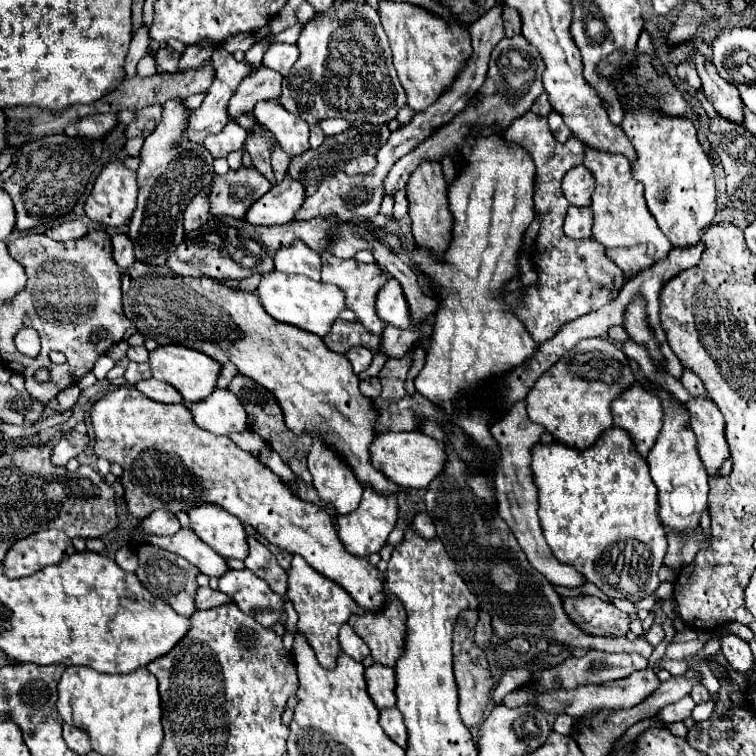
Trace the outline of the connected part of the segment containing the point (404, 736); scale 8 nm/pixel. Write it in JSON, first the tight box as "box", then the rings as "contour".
{"box":[380,707,408,749],"contour":[[[394,707],[394,709],[380,709],[380,725],[386,731],[386,735],[398,743],[402,749],[406,749],[408,745],[408,731],[406,725],[402,721],[402,713]]]}

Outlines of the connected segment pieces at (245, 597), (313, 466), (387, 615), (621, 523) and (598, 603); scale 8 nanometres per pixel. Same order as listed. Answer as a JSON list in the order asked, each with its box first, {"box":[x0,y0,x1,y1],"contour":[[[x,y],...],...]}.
[{"box":[220,569,286,629],"contour":[[[230,569],[230,573],[220,577],[220,591],[230,595],[240,611],[254,617],[260,625],[266,625],[268,629],[280,623],[280,617],[286,611],[284,597],[272,593],[268,583],[248,569]]]},{"box":[308,441,364,515],"contour":[[[314,441],[308,455],[308,469],[314,477],[314,487],[324,505],[332,507],[336,515],[358,509],[364,487],[358,483],[348,465],[344,465],[334,451],[320,441]]]},{"box":[348,595,406,667],"contour":[[[390,595],[382,613],[364,613],[352,617],[348,623],[370,647],[376,663],[396,667],[406,641],[406,611],[398,597]]]},{"box":[532,427,666,601],"contour":[[[612,427],[590,449],[572,449],[564,443],[532,447],[532,473],[538,485],[538,517],[546,543],[560,563],[576,567],[590,583],[608,597],[640,601],[658,585],[658,569],[666,555],[666,531],[656,517],[656,487],[648,473],[646,459],[636,453],[636,445],[626,429]]]},{"box":[562,597,630,637],"contour":[[[562,597],[562,605],[574,625],[588,635],[624,637],[630,631],[630,617],[598,597]]]}]

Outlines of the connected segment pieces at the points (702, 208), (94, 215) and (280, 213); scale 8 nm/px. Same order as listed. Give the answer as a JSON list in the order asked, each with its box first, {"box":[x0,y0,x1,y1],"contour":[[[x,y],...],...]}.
[{"box":[622,109,716,247],"contour":[[[640,109],[624,115],[622,129],[636,149],[638,161],[632,165],[632,173],[646,189],[646,203],[658,227],[674,247],[696,245],[716,217],[716,189],[712,165],[696,139],[692,121]]]},{"box":[86,161,136,227],"contour":[[[112,161],[102,169],[102,173],[96,179],[96,185],[86,201],[86,215],[102,227],[124,227],[136,209],[136,195],[136,171],[126,169],[122,161]]]},{"box":[244,177,306,227],"contour":[[[286,177],[282,183],[272,187],[268,195],[260,197],[260,201],[252,205],[252,209],[248,209],[244,221],[252,225],[264,225],[264,227],[290,223],[296,211],[300,209],[300,205],[304,203],[304,199],[306,199],[304,187],[298,181]]]}]

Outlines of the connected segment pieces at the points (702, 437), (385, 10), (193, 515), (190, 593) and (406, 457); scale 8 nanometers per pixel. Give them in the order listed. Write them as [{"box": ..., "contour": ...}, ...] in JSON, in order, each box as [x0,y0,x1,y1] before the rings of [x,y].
[{"box":[684,397,728,475],"contour":[[[692,397],[684,403],[688,411],[688,429],[694,431],[698,441],[698,453],[710,475],[718,473],[718,467],[728,459],[728,443],[724,439],[724,417],[718,405],[708,397]]]},{"box":[380,1,472,111],"contour":[[[394,1],[380,3],[380,19],[390,39],[394,67],[402,87],[406,89],[408,105],[414,111],[428,109],[428,105],[432,105],[452,85],[464,61],[472,53],[468,27],[446,23],[422,7]]]},{"box":[188,505,248,561],"contour":[[[200,505],[198,509],[190,509],[188,517],[192,531],[218,555],[240,561],[248,557],[246,529],[240,519],[224,513],[224,509],[218,509],[216,505]]]},{"box":[136,545,200,617],"contour":[[[140,545],[138,559],[140,559],[140,565],[136,569],[136,575],[150,589],[150,593],[164,599],[178,615],[192,617],[192,613],[196,611],[196,607],[194,607],[194,595],[198,589],[196,577],[200,571],[184,557],[180,557],[176,553],[168,553],[160,547],[154,547],[154,545]]]},{"box":[370,431,446,489],"contour":[[[388,431],[388,433],[380,433],[374,439],[370,447],[370,455],[372,455],[372,465],[396,485],[412,487],[412,489],[426,489],[432,477],[436,477],[436,473],[444,469],[444,449],[446,449],[444,441],[428,437],[420,431],[406,431],[406,433]]]}]

